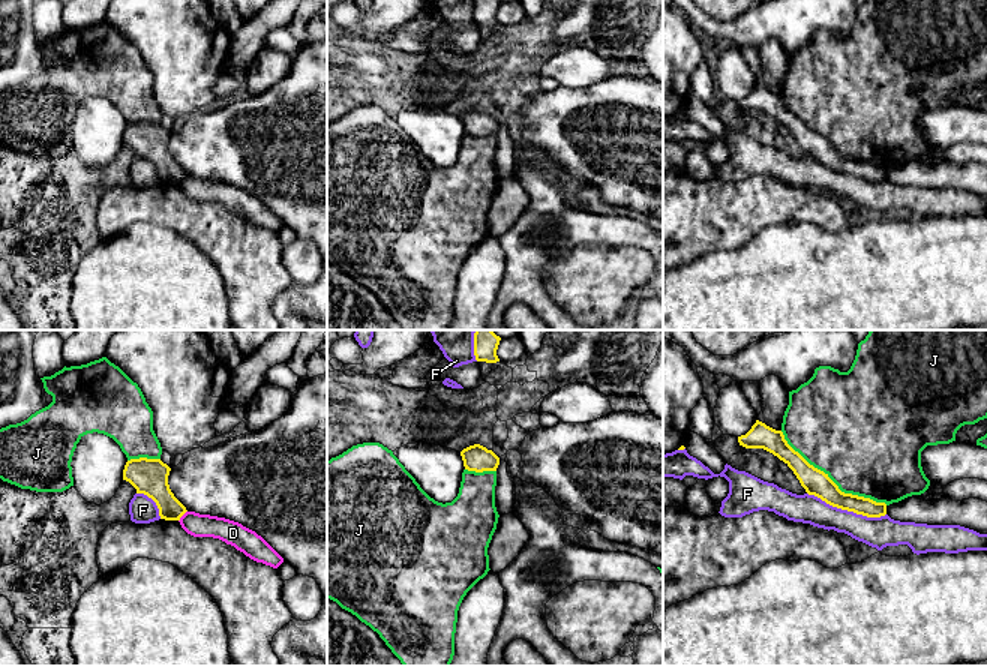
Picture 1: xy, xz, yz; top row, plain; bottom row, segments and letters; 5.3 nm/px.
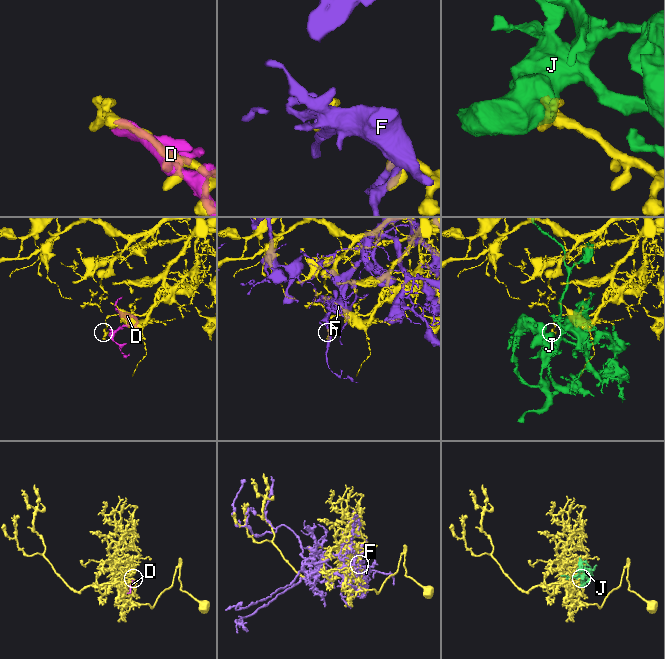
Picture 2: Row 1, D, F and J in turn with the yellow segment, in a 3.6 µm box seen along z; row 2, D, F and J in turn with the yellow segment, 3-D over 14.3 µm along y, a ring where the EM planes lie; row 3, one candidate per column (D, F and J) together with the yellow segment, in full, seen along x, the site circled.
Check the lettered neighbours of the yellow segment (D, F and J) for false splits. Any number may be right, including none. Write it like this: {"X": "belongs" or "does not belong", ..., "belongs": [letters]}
{"D": "does not belong", "F": "does not belong", "J": "does not belong", "belongs": []}

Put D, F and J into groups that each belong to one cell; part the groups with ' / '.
D / F / J

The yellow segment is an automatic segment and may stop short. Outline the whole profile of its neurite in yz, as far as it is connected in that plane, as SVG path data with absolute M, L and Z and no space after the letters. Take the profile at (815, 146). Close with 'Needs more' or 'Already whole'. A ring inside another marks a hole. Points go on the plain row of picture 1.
M756 84L746 99L738 100L738 106L746 112L764 112L777 120L794 135L808 159L814 159L832 171L867 182L886 178L885 166L842 156L828 138L810 129L788 108L782 94L776 94Z. Already whole

